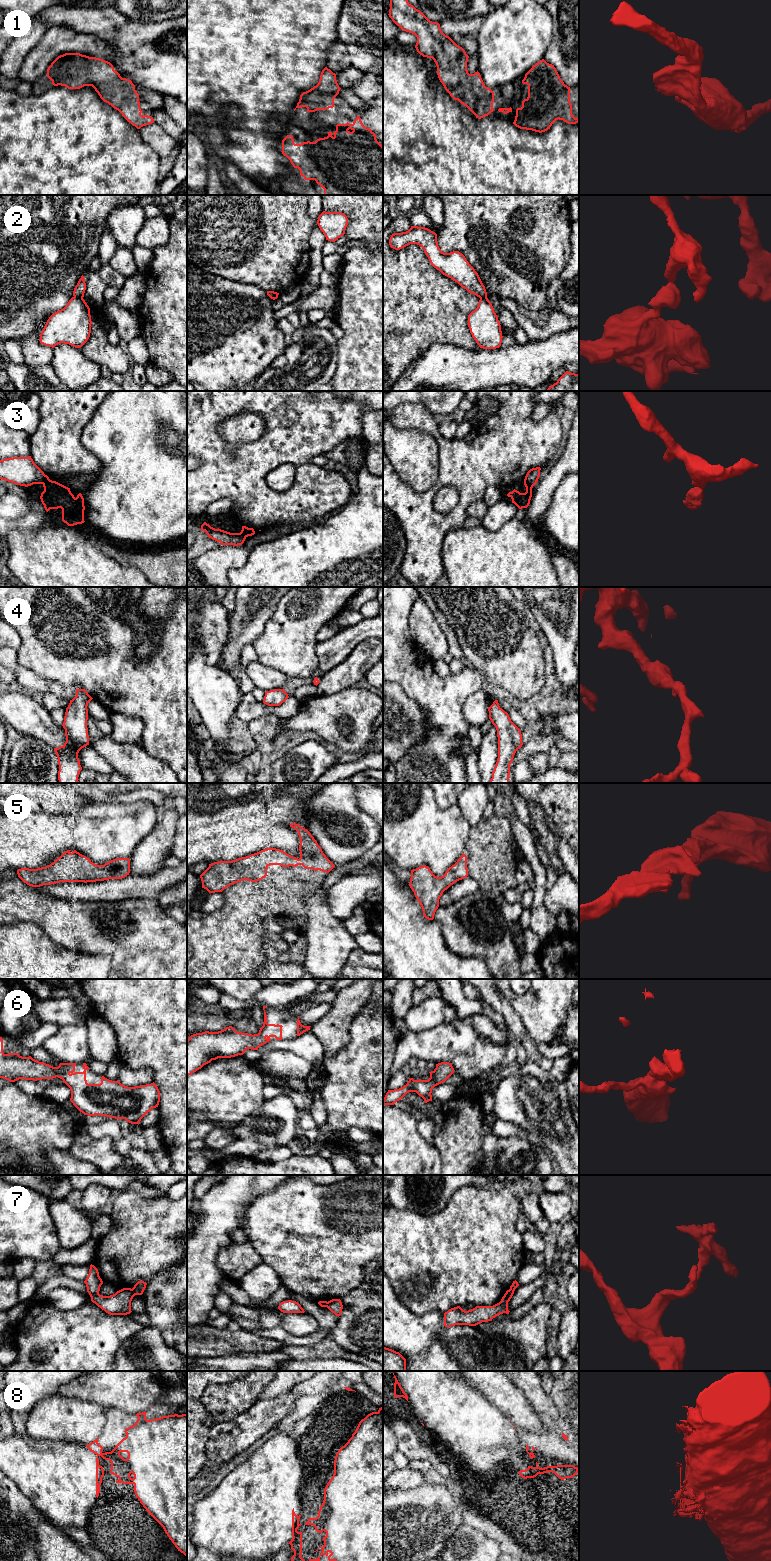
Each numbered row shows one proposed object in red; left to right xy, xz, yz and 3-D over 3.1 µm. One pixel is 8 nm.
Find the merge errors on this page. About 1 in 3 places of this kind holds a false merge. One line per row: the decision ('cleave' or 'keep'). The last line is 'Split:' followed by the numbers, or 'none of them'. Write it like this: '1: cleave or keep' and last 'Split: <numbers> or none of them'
1: keep
2: cleave
3: cleave
4: keep
5: keep
6: keep
7: cleave
8: cleave
Split: 2, 3, 7, 8

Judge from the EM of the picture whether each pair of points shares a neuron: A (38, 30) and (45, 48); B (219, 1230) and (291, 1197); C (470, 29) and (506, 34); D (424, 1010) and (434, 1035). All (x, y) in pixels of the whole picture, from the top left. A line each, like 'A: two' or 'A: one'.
A: two
B: two
C: two
D: two

